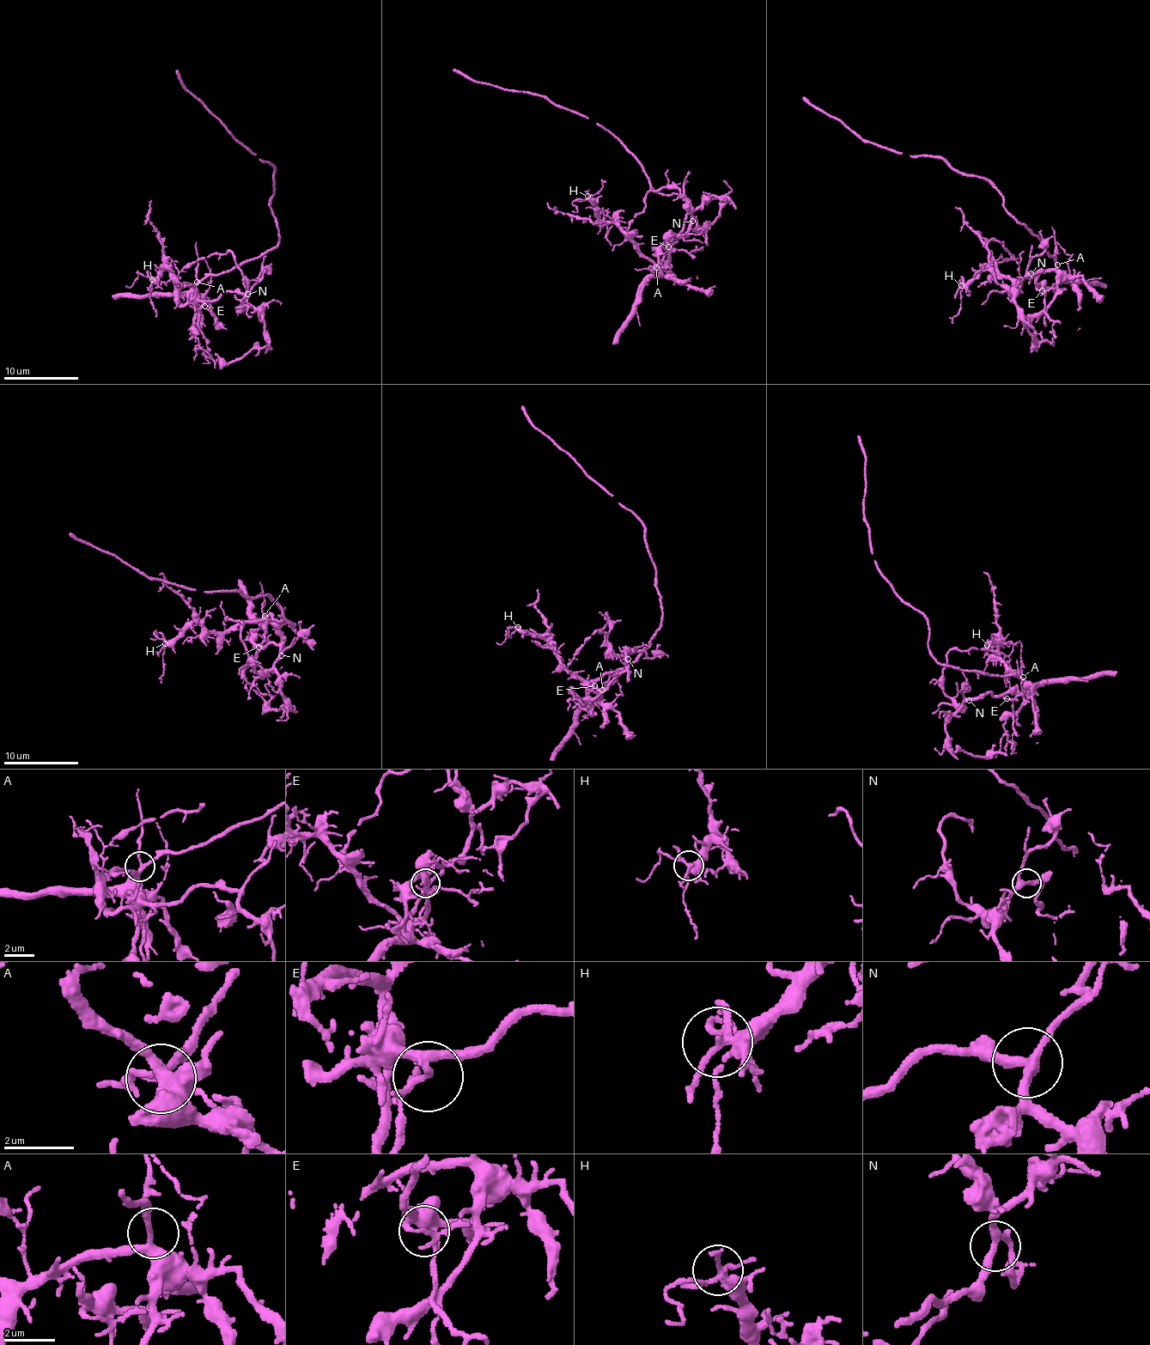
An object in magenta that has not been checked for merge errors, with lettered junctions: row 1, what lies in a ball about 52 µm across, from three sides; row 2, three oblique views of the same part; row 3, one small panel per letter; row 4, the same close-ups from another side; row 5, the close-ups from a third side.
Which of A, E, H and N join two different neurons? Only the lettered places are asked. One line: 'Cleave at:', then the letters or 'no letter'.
Cleave at: E

